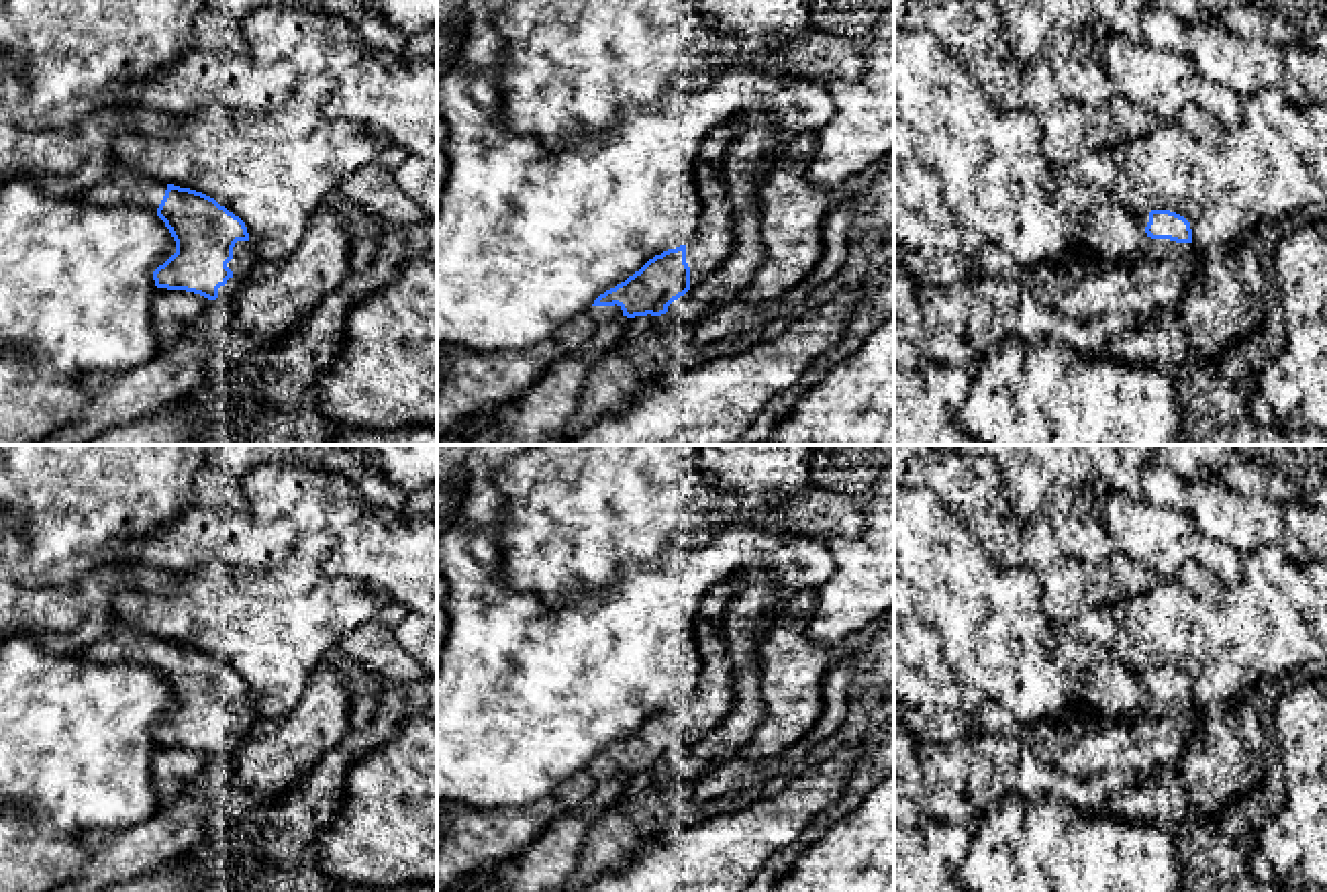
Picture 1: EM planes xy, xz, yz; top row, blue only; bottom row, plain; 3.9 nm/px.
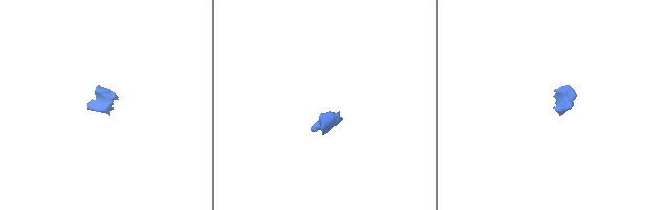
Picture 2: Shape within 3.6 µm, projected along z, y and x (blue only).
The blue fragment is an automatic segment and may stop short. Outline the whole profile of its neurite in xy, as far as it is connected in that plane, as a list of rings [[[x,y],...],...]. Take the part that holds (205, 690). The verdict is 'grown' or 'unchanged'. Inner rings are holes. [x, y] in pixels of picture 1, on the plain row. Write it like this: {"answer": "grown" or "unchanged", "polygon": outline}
{"answer": "grown", "polygon": [[[120,621],[102,641],[86,645],[76,657],[141,663],[165,680],[176,710],[153,729],[157,745],[186,747],[208,757],[233,757],[259,718],[245,680],[214,655],[157,639]]]}

